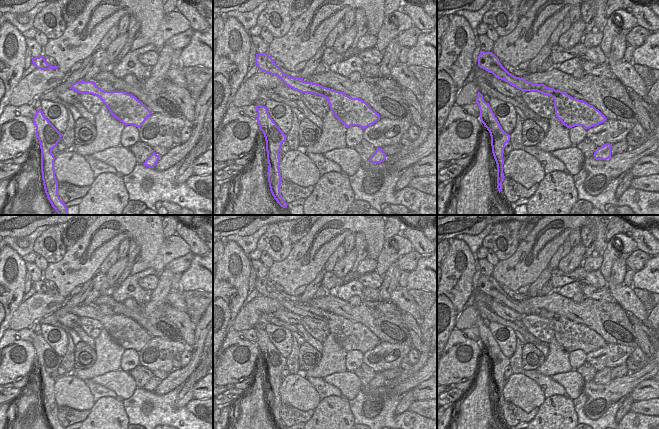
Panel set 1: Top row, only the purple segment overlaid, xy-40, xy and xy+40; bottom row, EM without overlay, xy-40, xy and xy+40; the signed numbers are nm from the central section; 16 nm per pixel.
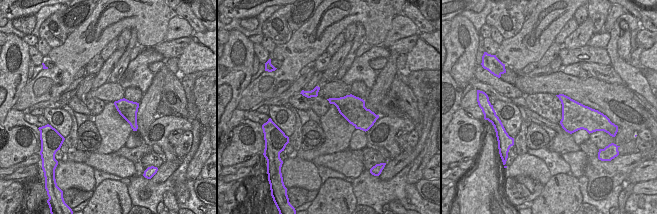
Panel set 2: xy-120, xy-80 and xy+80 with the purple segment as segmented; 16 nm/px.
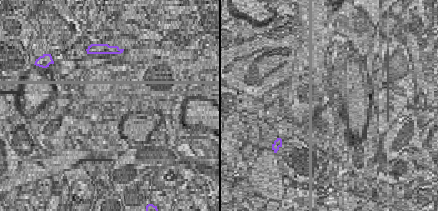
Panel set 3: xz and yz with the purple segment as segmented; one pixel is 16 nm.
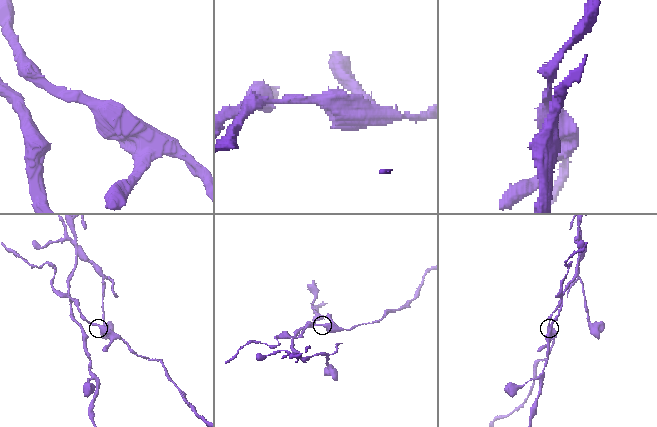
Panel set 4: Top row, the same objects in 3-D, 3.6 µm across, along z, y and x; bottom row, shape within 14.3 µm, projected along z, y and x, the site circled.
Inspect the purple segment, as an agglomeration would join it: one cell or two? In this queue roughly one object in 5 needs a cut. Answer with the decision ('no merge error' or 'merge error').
merge error

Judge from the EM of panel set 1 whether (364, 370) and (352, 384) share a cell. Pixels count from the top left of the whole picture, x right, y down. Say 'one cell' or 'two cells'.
two cells

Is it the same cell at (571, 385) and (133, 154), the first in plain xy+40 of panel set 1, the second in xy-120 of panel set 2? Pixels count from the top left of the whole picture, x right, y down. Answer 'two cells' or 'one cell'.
two cells

